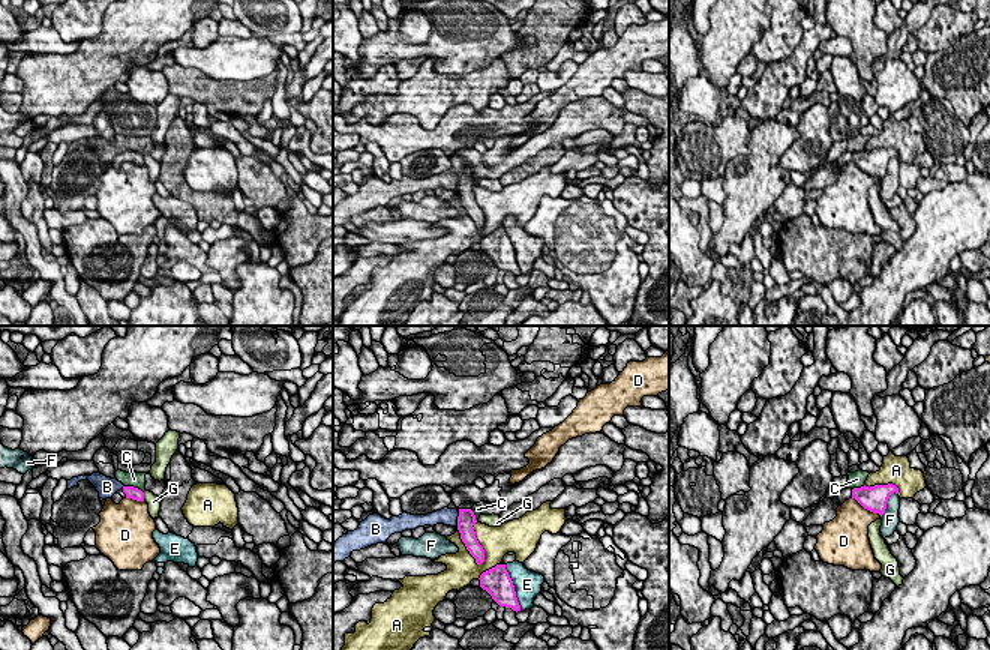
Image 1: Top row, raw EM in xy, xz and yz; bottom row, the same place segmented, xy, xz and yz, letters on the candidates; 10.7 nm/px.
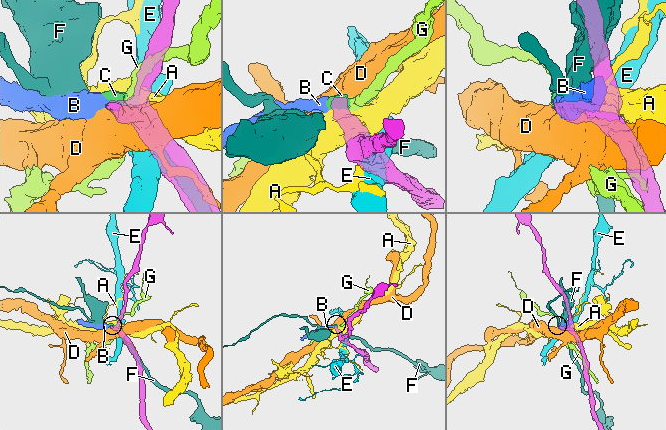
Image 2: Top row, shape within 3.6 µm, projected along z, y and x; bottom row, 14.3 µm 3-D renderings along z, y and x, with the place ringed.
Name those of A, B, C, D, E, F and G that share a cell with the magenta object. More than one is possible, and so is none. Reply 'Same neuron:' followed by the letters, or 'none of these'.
Same neuron: none of these

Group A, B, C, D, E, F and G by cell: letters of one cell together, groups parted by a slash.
A / B C / D / E / F / G

